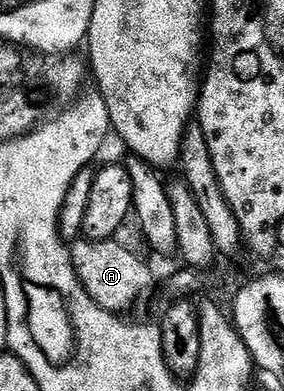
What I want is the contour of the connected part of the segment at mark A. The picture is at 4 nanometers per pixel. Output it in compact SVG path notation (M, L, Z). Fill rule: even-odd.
M79 238L70 247L74 270L89 298L106 311L121 314L150 290L152 284L155 284L155 277L145 260L139 260L135 253L118 242L116 239L91 241Z

